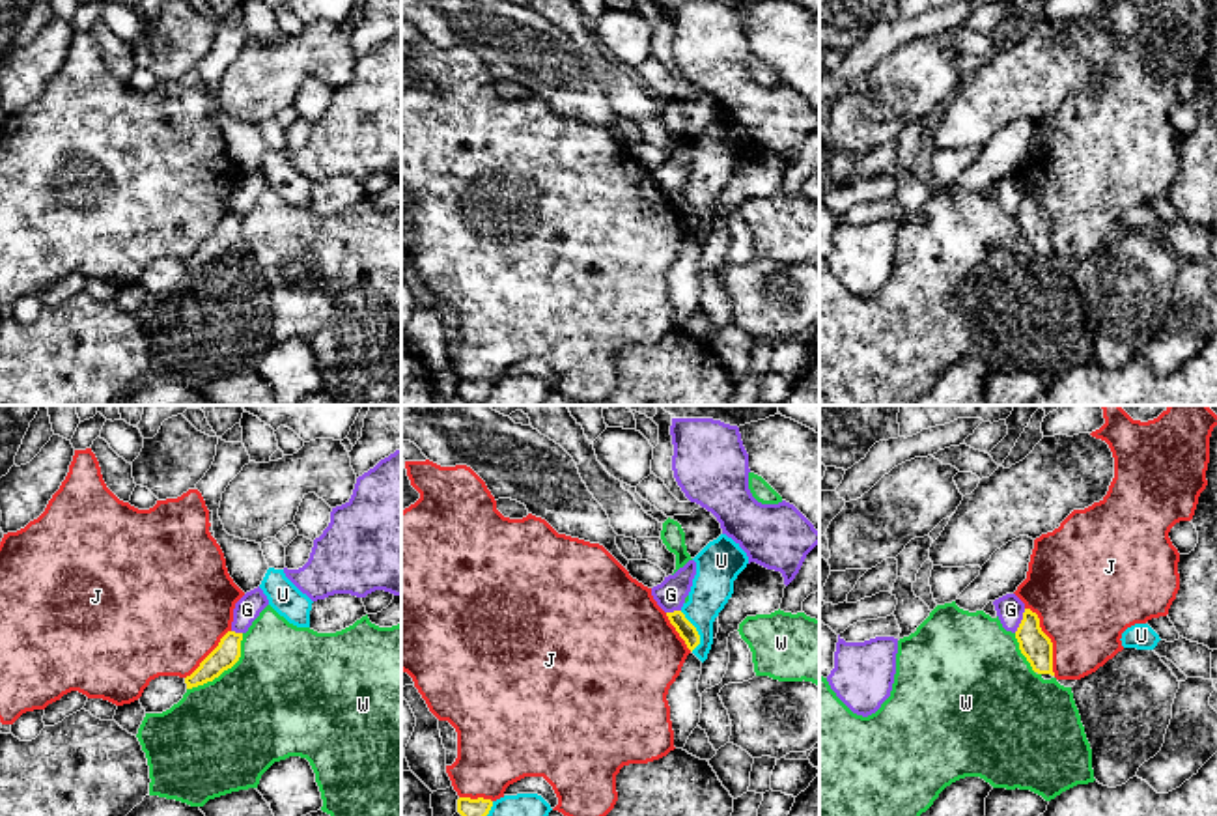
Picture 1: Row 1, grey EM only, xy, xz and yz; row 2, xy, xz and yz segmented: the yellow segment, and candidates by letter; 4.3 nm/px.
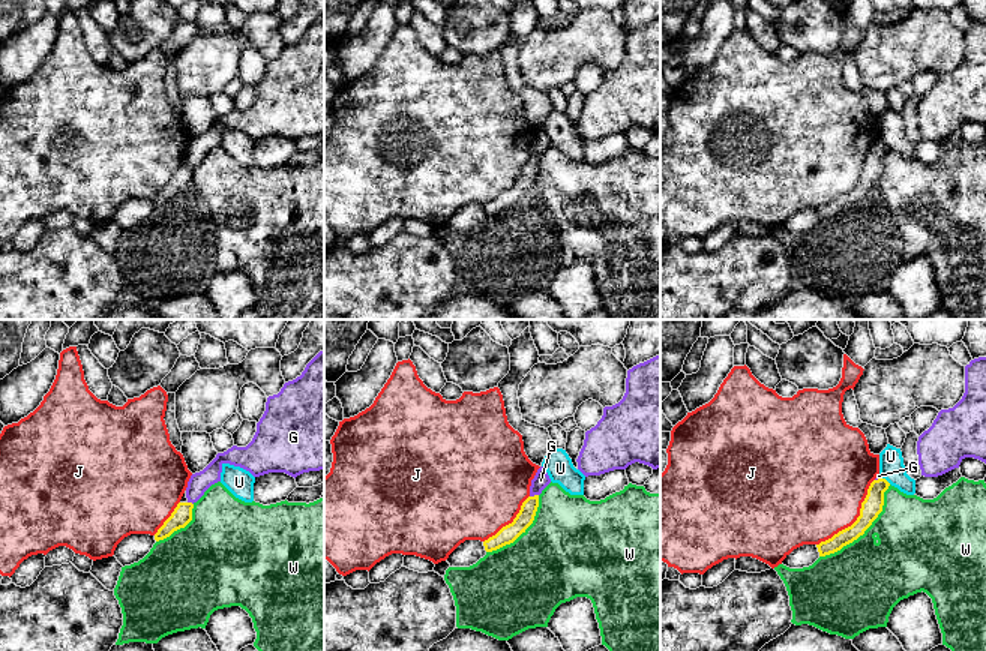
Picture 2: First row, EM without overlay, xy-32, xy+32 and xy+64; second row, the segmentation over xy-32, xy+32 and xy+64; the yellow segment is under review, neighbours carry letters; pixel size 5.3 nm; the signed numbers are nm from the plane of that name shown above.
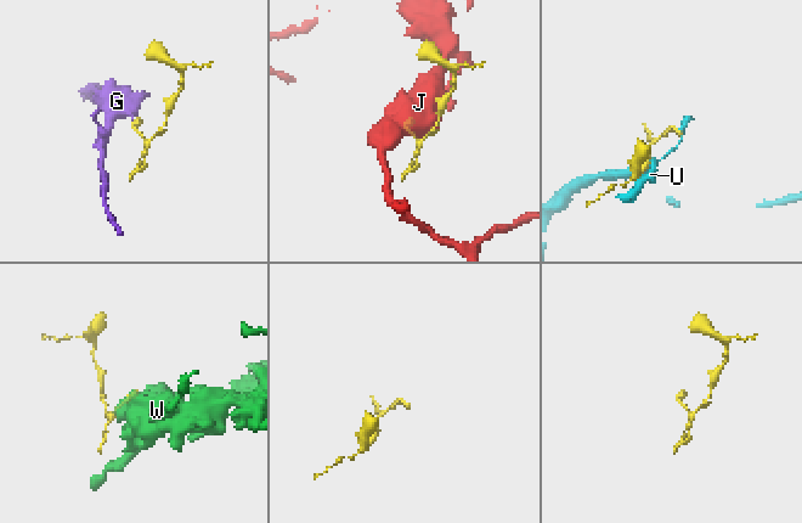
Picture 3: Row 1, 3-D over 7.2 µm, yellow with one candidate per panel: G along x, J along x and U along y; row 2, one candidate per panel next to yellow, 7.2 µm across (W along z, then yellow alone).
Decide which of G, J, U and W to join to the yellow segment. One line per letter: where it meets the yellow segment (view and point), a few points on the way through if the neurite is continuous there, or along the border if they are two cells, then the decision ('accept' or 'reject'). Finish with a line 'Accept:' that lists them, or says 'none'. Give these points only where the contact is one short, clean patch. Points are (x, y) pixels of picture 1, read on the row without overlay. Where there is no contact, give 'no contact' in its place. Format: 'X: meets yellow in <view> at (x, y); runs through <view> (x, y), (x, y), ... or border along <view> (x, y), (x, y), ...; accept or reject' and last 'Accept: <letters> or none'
G: meets yellow in yz at (1021, 202); border along yz (1025, 191), (1014, 213); reject
J: meets yellow in yz at (1049, 221); reject
U: meets yellow in xz at (697, 213); reject
W: meets yellow in xy at (224, 251); reject
Accept: none

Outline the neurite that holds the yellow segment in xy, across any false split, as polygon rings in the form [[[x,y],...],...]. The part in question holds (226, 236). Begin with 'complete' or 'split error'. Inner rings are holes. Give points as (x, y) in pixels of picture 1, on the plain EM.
complete | [[[228,213],[218,228],[185,260],[187,271],[203,267],[231,250],[241,239],[243,215]]]

